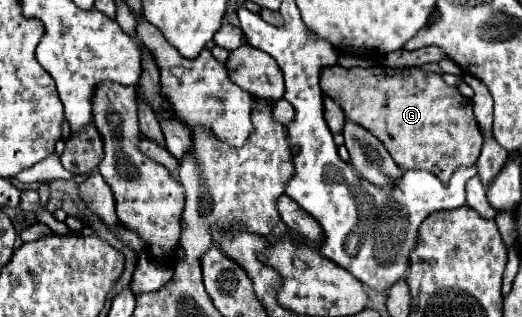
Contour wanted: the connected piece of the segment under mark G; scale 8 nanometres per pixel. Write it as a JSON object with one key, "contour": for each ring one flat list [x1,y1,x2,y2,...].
{"contour":[[333,64,321,70,321,90,343,108,347,120,361,124,365,130,377,136,401,170,427,170,435,174,443,184,447,184,447,180,453,176,457,168,473,166,479,158,483,136,473,116,473,102,471,98,461,96,457,88,447,86,441,74,425,72,421,68,401,70,385,66,343,68,339,64]]}

